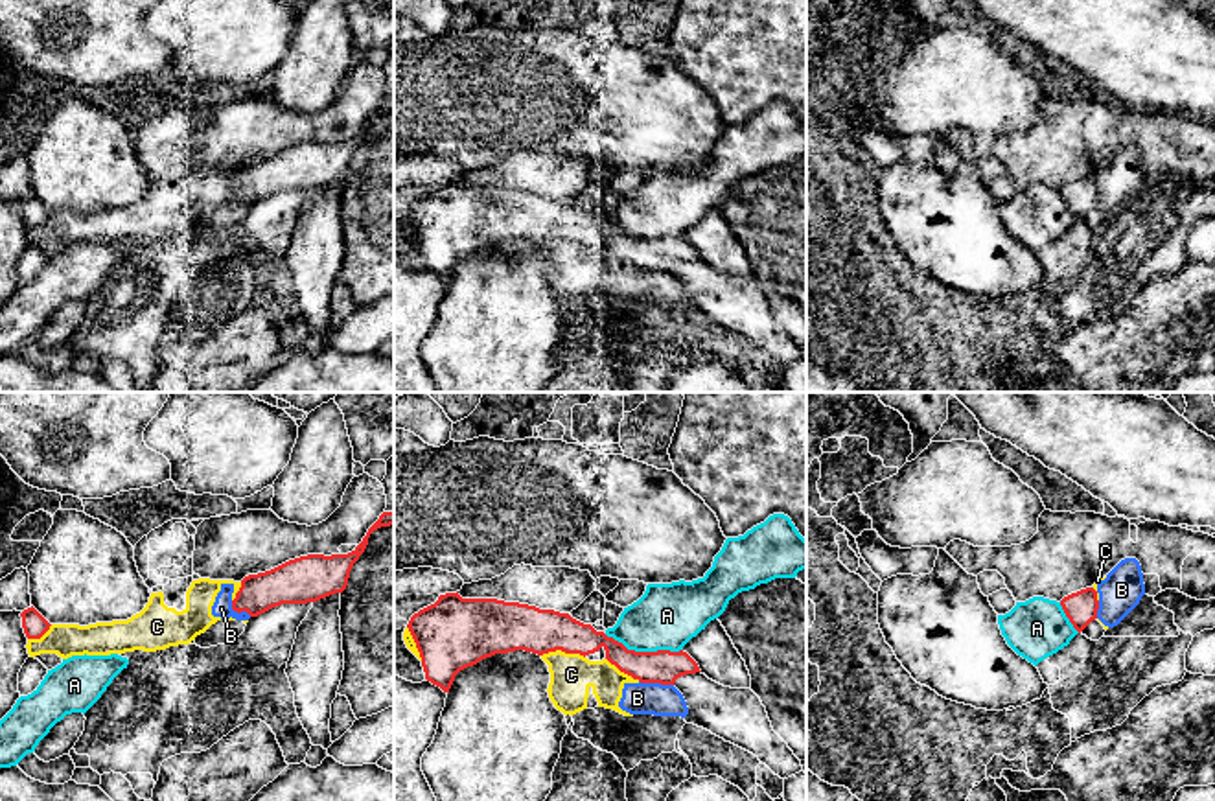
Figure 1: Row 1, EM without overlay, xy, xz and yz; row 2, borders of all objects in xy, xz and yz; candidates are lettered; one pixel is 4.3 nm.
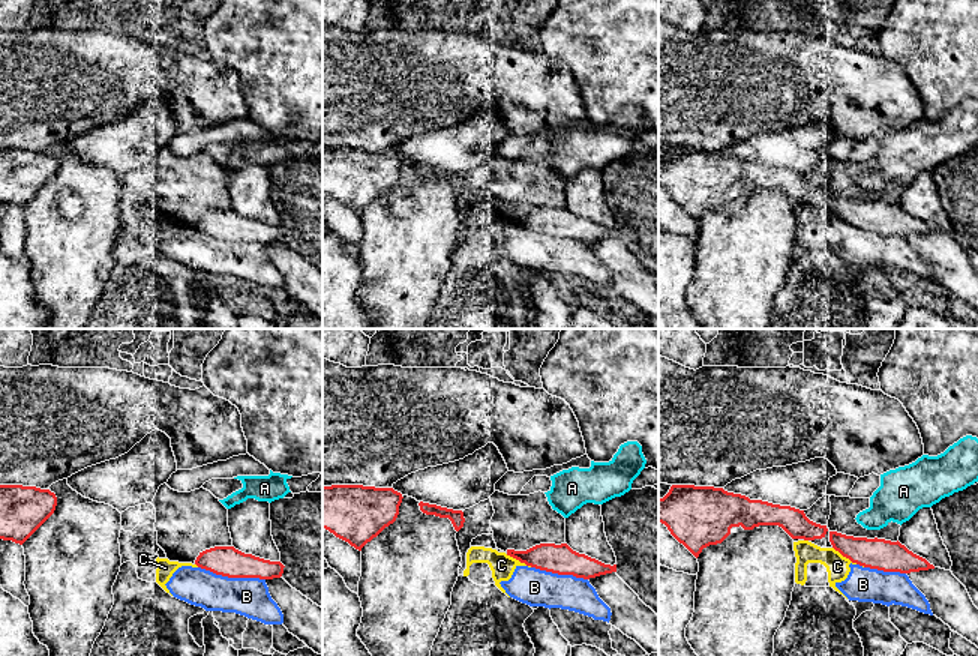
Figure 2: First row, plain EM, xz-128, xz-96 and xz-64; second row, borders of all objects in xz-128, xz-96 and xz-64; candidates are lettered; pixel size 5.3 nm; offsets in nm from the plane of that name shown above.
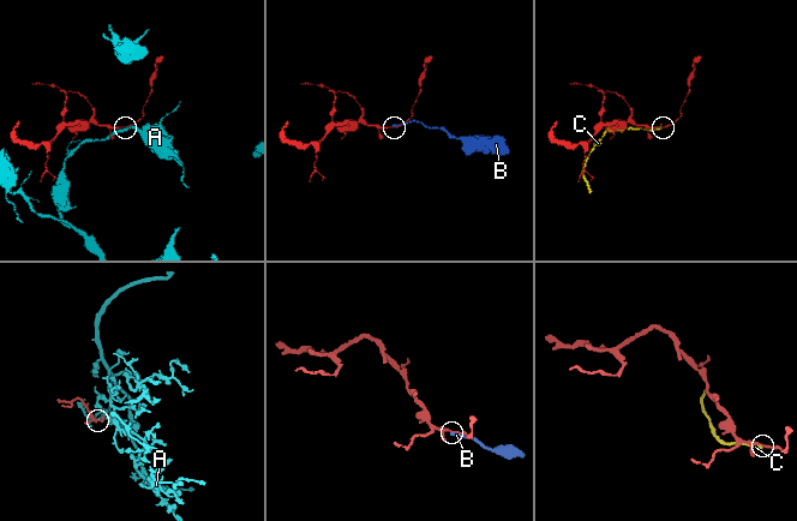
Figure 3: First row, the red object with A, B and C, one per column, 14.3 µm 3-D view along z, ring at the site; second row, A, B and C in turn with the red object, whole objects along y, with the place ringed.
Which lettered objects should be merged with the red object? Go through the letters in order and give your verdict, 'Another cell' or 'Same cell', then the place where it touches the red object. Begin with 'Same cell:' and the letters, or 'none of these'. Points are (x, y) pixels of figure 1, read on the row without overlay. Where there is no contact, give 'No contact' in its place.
Same cell: none of these
A: Another cell. Touches red at xz (643, 240)
B: Another cell. Touches red at xz (656, 269)
C: Another cell. Touches red at xz (564, 238)

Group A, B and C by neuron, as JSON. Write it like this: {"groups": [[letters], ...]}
{"groups": [["A"], ["B", "C"]]}

